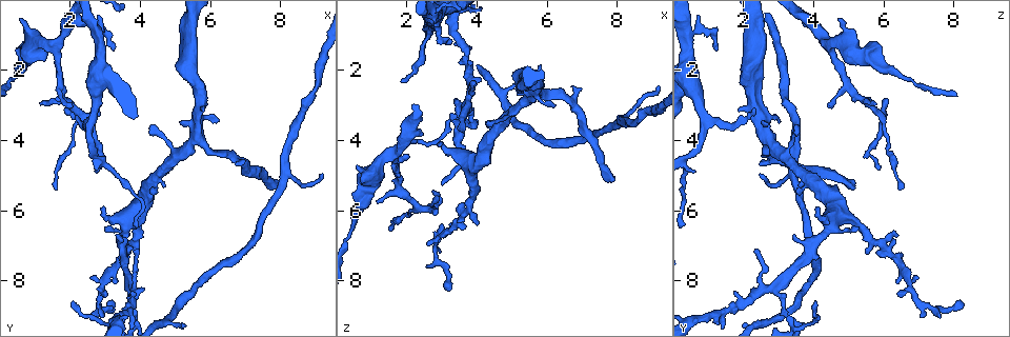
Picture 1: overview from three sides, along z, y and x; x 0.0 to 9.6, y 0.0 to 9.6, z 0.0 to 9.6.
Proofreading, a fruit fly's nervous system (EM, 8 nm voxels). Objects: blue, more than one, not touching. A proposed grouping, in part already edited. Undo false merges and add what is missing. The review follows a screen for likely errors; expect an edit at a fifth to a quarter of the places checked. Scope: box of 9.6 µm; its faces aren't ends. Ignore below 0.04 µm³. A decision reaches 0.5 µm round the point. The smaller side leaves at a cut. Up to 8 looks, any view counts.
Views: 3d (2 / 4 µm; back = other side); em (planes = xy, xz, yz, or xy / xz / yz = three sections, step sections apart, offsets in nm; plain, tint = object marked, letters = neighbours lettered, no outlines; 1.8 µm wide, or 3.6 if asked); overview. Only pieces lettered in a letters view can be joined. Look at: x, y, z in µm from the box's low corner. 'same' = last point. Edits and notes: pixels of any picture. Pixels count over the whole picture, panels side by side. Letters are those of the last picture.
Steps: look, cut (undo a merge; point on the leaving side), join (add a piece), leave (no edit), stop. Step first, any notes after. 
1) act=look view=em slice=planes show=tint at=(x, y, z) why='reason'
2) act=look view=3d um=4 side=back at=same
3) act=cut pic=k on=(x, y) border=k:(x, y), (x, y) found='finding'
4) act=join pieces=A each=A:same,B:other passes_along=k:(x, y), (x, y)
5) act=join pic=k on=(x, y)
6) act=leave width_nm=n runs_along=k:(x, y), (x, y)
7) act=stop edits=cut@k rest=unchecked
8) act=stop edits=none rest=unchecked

act=look view=em slice=yz step=4 show=letters at=(7.65, 5.45, 5.20) why='free end'

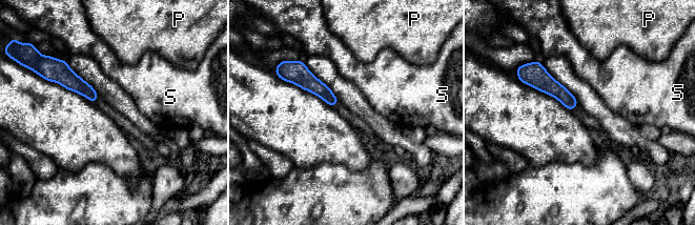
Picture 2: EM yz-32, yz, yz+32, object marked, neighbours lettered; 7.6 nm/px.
act=look view=em slice=xy step=16 show=letters at=same

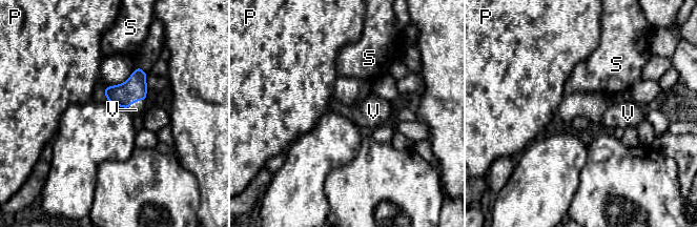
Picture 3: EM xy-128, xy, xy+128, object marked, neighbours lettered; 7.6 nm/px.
act=join pic=3 on=(136, 109) each=P:other,S:other,V:same passes_along=3:(134, 89), (136, 101), (136, 109) found='it goes on there'

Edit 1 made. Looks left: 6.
act=look view=em slice=planes show=letters at=(8.95, 2.60, 3.15) why='narrows sharply'

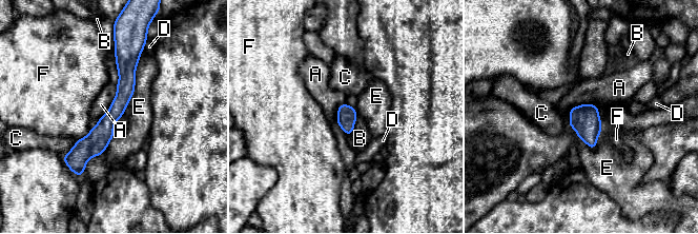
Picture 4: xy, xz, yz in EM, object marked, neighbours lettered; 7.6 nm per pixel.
act=leave each=A:other,B:other,C:other,D:other,E:other,F:other border=4:(117, 85), (109, 109), (99, 119) found='continuous, no second neuron'

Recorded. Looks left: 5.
act=look view=3d um=4 at=(3.40, 6.70, 3.45) why='free end'

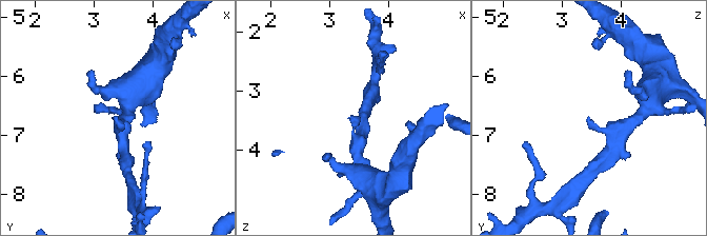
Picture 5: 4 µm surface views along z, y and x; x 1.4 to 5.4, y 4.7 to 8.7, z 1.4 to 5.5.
act=look view=em slice=planes show=letters at=(3.30, 6.70, 3.45)

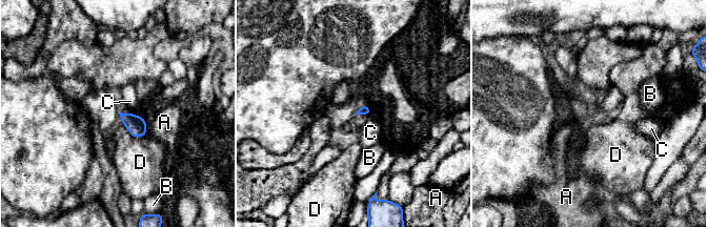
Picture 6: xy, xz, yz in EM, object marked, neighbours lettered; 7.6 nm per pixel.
act=leave each=A:other,B:other,C:other,D:other border=6:(123, 124), (135, 137), (146, 132) found='no lettered piece goes on from it'

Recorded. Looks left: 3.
act=stop edits=join@3 rest=unchecked

